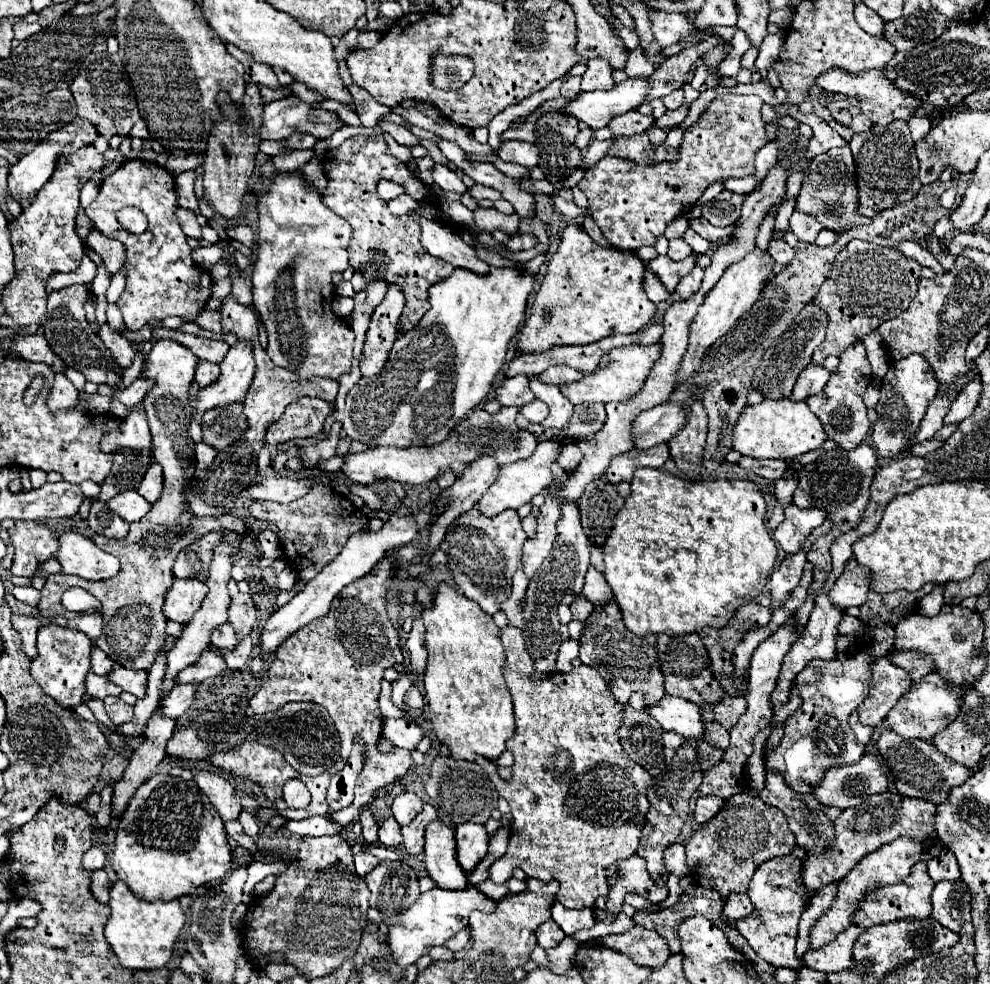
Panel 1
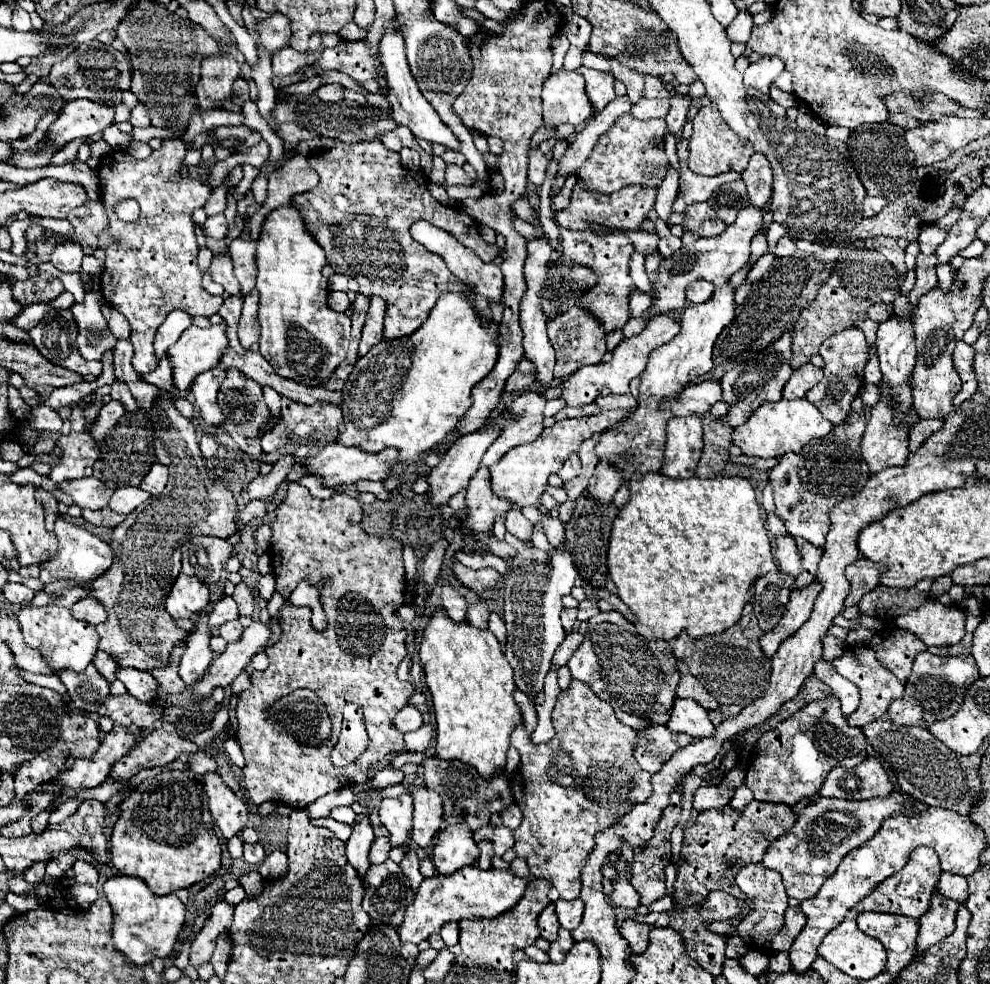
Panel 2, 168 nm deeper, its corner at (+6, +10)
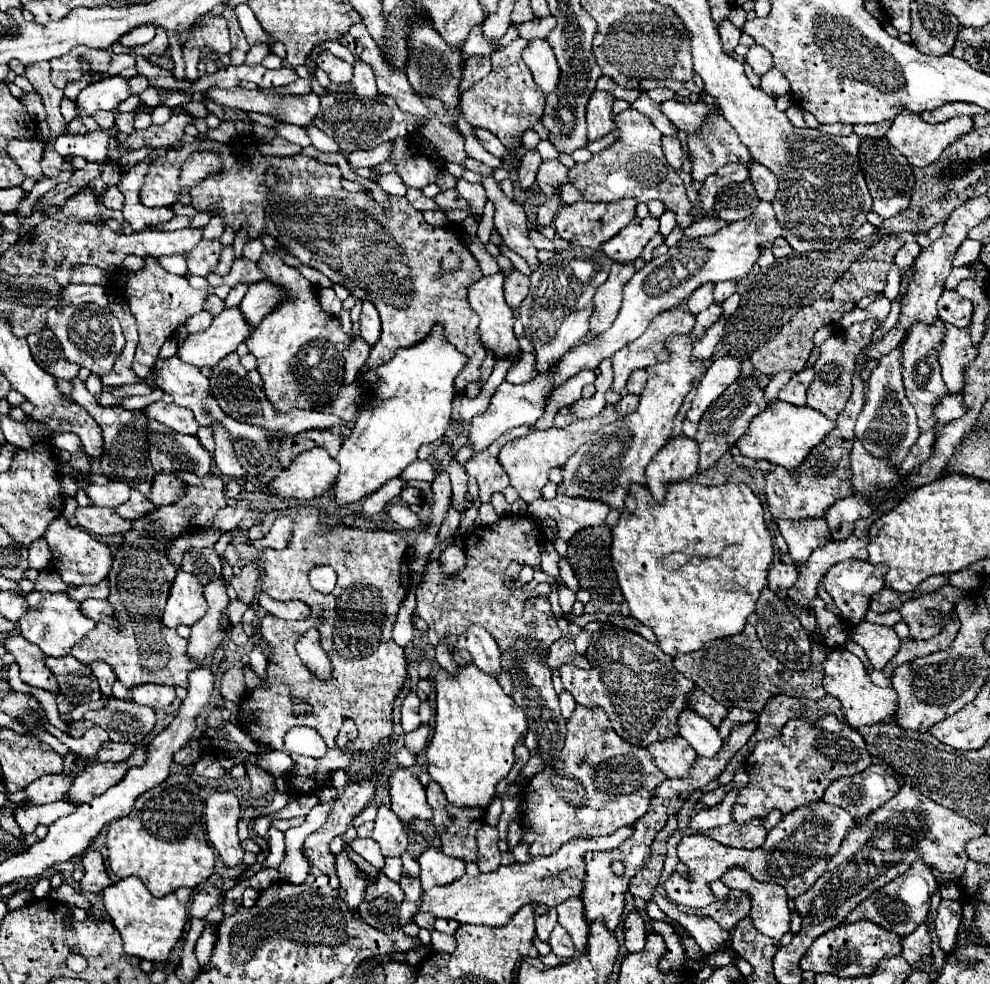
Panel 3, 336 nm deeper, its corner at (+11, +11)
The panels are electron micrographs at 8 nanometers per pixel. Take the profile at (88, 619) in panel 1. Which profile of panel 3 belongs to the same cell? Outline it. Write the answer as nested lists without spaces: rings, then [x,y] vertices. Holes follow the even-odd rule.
[[[85,599],[81,603],[81,613],[95,623],[115,625],[115,609],[107,599]]]

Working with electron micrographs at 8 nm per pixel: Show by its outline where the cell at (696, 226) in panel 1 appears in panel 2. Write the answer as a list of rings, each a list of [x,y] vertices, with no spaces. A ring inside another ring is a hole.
[[[760,152],[752,154],[748,168],[742,172],[742,180],[748,188],[748,204],[764,208],[772,196],[772,170],[768,158]]]

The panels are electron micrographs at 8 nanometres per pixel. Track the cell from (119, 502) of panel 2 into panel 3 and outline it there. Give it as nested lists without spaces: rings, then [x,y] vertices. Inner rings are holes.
[[[133,489],[133,497],[125,505],[119,505],[115,511],[119,517],[123,517],[127,521],[135,521],[135,519],[149,515],[149,511],[155,511],[155,505],[151,501],[147,501],[141,493],[137,493],[137,489]]]

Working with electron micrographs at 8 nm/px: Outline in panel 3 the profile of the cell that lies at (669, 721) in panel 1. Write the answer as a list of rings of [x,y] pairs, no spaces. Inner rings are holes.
[[[687,709],[681,715],[679,733],[701,757],[715,757],[723,747],[719,731],[707,719],[701,719],[699,713],[695,713],[693,709]]]

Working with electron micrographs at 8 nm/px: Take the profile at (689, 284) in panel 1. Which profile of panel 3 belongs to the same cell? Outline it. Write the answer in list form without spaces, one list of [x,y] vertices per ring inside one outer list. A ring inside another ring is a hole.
[[[713,283],[709,285],[701,285],[697,291],[693,291],[687,299],[687,307],[693,315],[697,315],[699,311],[707,309],[713,303]]]

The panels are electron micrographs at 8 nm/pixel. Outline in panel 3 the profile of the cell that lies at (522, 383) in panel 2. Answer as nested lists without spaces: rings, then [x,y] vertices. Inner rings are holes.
[[[523,353],[523,357],[507,371],[507,381],[509,383],[525,383],[537,375],[535,367],[535,353]]]

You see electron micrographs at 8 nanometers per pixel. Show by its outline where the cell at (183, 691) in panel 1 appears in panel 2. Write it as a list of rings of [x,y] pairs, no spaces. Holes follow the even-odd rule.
[[[206,616],[202,618],[202,624],[198,624],[198,630],[196,634],[190,638],[188,642],[188,648],[182,656],[182,662],[180,662],[180,678],[184,680],[184,684],[194,684],[196,680],[202,678],[202,674],[206,674],[208,666],[212,664],[212,652],[210,652],[210,646],[208,646],[208,638],[210,638],[210,632],[208,632],[208,626],[206,626]]]

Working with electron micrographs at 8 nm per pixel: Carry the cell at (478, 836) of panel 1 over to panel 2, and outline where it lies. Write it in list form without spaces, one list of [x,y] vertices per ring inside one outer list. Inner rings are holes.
[[[462,824],[446,826],[432,848],[432,862],[438,874],[454,874],[462,866],[476,864],[478,856],[480,850],[472,838],[472,830]]]

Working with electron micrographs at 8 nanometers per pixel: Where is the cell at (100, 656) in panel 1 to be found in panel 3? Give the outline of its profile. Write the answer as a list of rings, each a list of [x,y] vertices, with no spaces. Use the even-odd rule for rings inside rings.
[[[97,661],[97,663],[91,665],[91,671],[93,671],[93,675],[95,675],[97,681],[99,681],[99,687],[101,687],[103,697],[109,697],[109,695],[111,695],[113,681],[115,681],[113,669],[109,669],[109,665],[105,665],[103,661]]]

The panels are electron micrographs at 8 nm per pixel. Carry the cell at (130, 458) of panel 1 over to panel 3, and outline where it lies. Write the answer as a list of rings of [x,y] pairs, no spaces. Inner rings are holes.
[[[73,379],[73,395],[71,399],[75,399],[103,429],[103,439],[105,439],[105,453],[101,457],[101,471],[105,477],[109,477],[111,481],[125,481],[129,487],[141,491],[147,499],[151,493],[151,485],[153,485],[153,465],[149,461],[149,443],[145,437],[145,427],[147,427],[147,419],[141,411],[129,411],[123,407],[103,407],[95,401],[95,397],[87,391],[85,383],[79,379]]]

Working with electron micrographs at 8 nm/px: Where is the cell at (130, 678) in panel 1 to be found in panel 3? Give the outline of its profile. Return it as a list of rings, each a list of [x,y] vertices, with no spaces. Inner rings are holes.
[[[137,685],[137,689],[131,689],[131,693],[137,705],[147,705],[153,709],[165,709],[175,699],[175,689],[165,685]]]

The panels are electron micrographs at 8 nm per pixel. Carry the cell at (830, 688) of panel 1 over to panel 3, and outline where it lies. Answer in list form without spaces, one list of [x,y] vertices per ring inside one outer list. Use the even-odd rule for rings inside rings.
[[[827,715],[815,725],[801,719],[789,721],[781,737],[777,737],[775,741],[759,741],[746,764],[751,781],[739,791],[731,811],[731,819],[737,823],[763,819],[773,809],[787,815],[803,805],[821,801],[823,791],[835,779],[865,771],[871,765],[871,755],[865,747],[863,737],[853,727],[845,725],[833,715]]]

